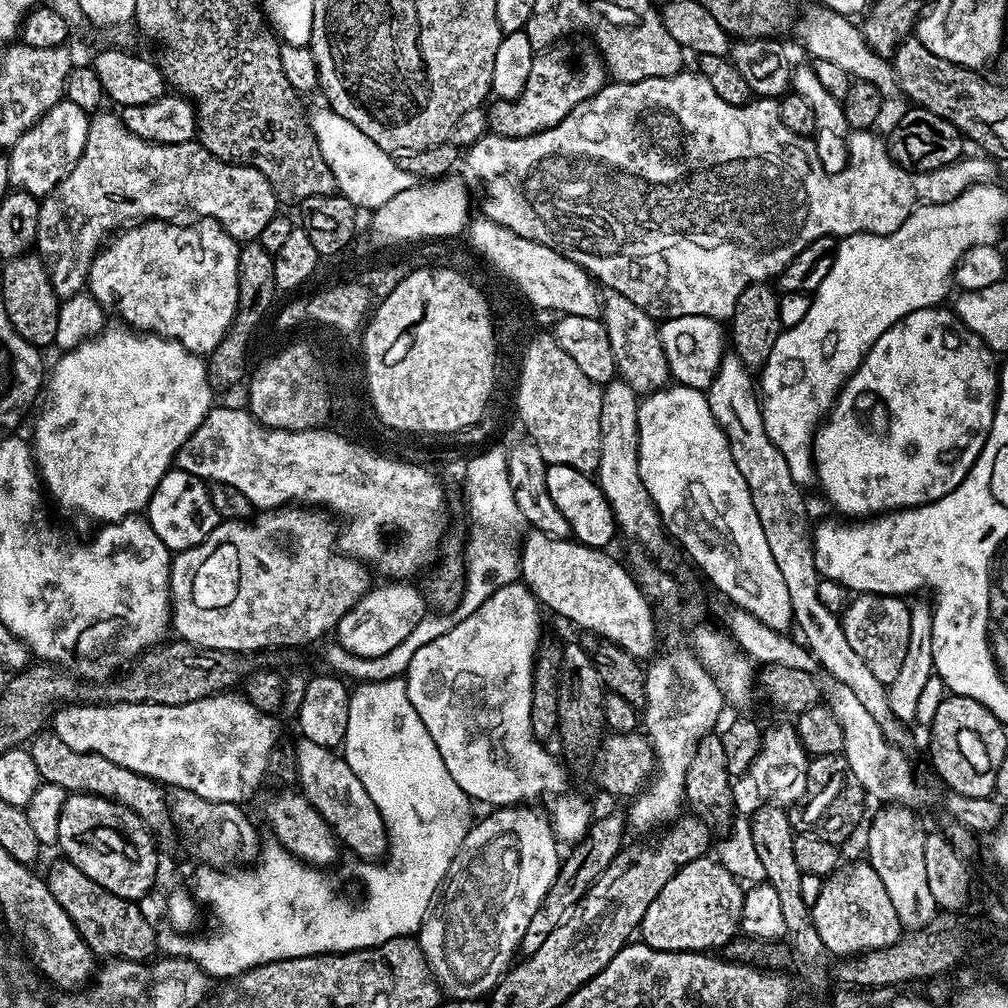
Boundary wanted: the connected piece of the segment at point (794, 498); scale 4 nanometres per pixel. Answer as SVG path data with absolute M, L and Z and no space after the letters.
M725 354L720 360L711 386L706 389L706 395L714 418L728 439L730 454L734 458L742 478L746 480L754 510L758 514L758 522L762 526L762 534L766 534L766 542L770 546L770 554L812 554L808 512L804 509L803 498L800 497L802 488L801 485L794 482L794 478L790 478L790 466L786 466L786 458L782 458L782 454L776 449L774 442L770 442L770 438L766 434L764 412L760 408L760 397L754 387L753 373L735 354Z

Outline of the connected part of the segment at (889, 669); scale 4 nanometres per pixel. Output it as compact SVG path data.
M860 594L849 599L842 612L842 625L846 642L850 644L854 654L866 662L870 674L878 678L885 686L900 676L904 668L904 659L910 656L909 605L899 596L877 596L875 594Z

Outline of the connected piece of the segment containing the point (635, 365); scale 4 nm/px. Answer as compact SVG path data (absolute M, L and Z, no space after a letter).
M611 290L603 293L600 316L610 340L610 350L614 350L616 371L628 383L627 391L632 394L647 394L665 387L669 383L670 373L662 350L657 321L650 314L646 314L646 310L634 306L630 298Z

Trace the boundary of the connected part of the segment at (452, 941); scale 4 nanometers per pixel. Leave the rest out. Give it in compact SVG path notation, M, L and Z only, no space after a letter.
M500 806L495 810L489 811L492 813L485 820L478 821L476 825L473 823L468 829L462 846L456 852L454 862L450 862L450 866L446 870L444 883L441 884L440 891L436 893L436 898L432 901L432 907L427 909L424 923L421 924L418 933L420 949L424 951L424 956L428 959L428 966L432 969L436 983L440 985L445 997L484 998L491 993L492 989L500 983L504 973L509 971L510 965L513 963L512 955L517 955L522 936L525 934L527 927L530 926L530 918L534 917L535 912L541 907L547 891L550 890L551 884L559 873L562 852L559 852L561 849L558 847L556 833L552 830L552 821L543 811L540 811L541 813L535 812L532 808L535 807Z

